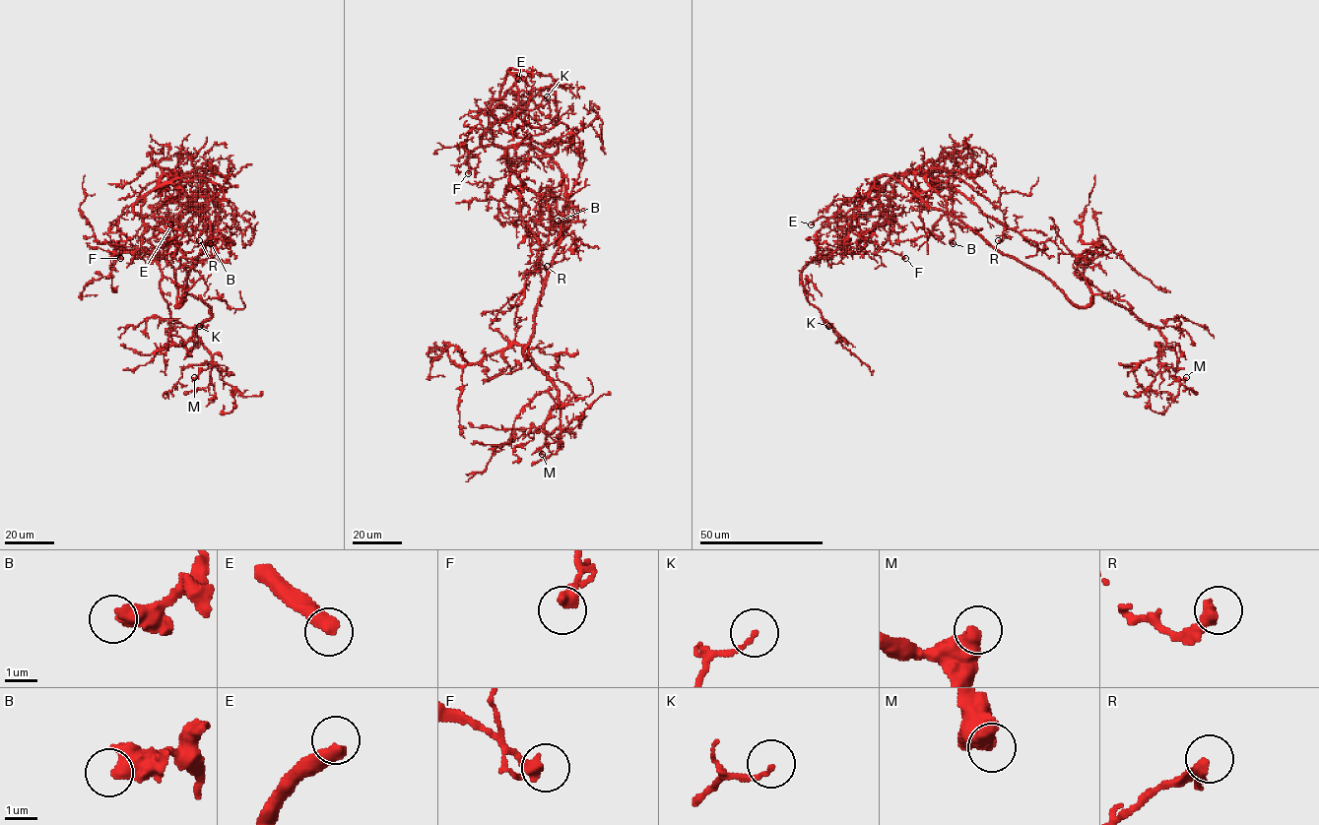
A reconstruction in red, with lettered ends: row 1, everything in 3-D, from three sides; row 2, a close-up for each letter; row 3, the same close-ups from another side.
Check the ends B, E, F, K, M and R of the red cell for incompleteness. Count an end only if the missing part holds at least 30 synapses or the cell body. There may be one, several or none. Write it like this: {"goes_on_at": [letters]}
{"goes_on_at": ["E"]}

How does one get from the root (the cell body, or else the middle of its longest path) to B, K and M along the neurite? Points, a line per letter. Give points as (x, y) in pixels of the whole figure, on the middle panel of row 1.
B: (539, 257), (542, 246), (523, 222), (511, 172), (528, 189), (553, 194), (565, 216), (564, 223), (558, 221)
K: (539, 257), (505, 153), (482, 137), (508, 68), (520, 106), (531, 110), (547, 96)
M: (539, 257), (512, 343), (558, 393), (544, 428), (560, 426), (560, 438), (542, 454)

